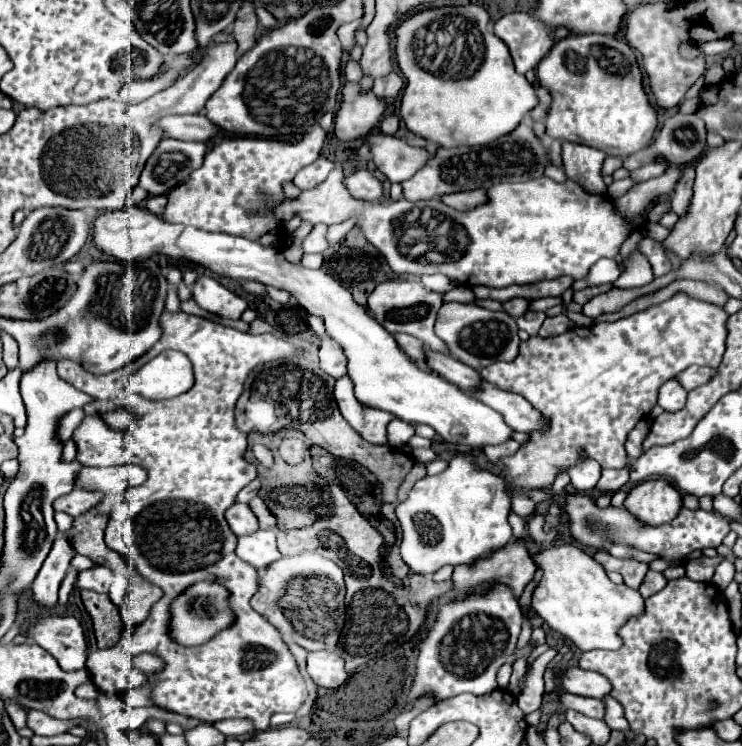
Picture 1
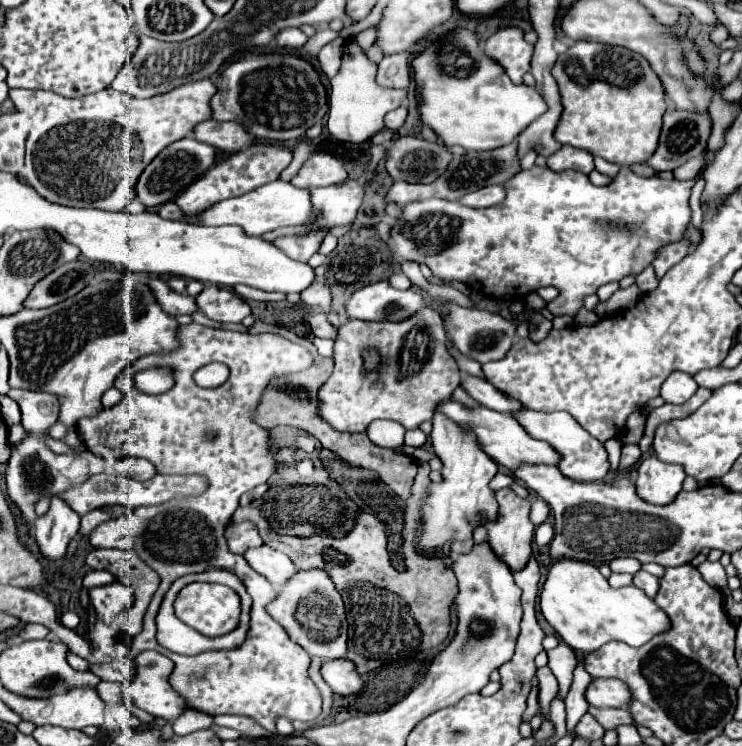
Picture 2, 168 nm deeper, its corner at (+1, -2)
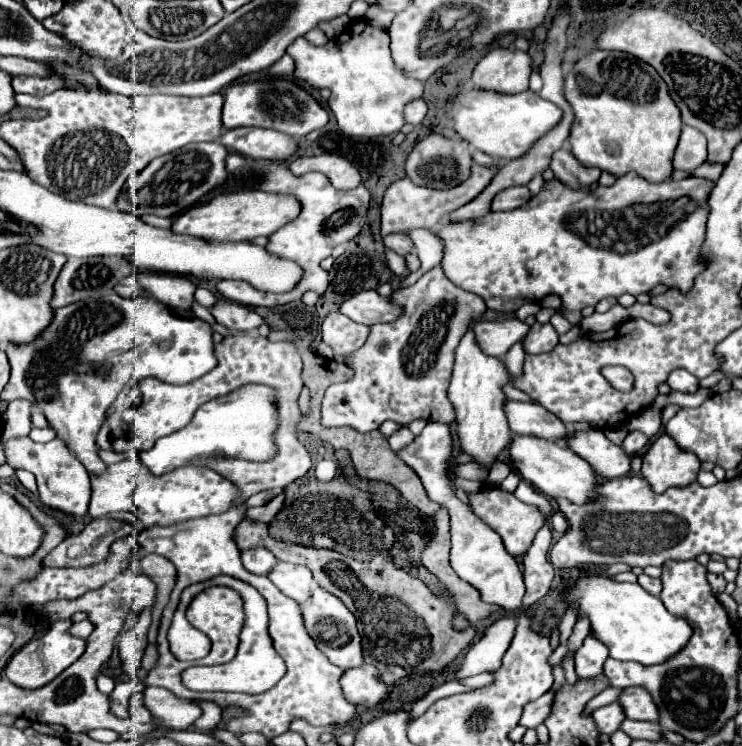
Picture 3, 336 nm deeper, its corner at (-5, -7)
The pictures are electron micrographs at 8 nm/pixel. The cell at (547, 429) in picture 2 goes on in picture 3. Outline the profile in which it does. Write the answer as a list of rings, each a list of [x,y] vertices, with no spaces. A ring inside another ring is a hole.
[[[601,430],[573,432],[567,446],[575,454],[583,456],[603,478],[619,478],[631,470],[631,456],[627,456],[621,446],[607,440]]]

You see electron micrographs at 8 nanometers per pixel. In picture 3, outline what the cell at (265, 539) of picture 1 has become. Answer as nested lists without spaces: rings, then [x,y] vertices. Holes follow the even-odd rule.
[[[279,562],[275,566],[275,572],[271,572],[269,580],[289,598],[293,598],[297,604],[305,604],[311,598],[311,592],[315,588],[311,570],[297,566],[297,564],[283,564]]]

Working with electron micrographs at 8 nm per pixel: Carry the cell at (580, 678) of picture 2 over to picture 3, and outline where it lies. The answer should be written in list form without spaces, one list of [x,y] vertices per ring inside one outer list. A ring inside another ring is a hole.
[[[593,632],[583,640],[583,646],[575,654],[575,670],[579,678],[595,678],[603,672],[603,664],[609,658],[609,650],[599,642]]]

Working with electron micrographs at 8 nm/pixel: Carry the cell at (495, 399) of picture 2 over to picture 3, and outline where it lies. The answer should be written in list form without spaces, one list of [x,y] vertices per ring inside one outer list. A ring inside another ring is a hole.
[[[509,400],[505,404],[505,412],[509,418],[509,426],[515,434],[535,436],[553,442],[561,442],[571,436],[567,426],[555,414],[551,414],[539,404]]]

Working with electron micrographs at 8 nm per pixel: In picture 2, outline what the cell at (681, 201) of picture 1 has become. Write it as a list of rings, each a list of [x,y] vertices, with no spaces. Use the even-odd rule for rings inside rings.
[[[689,223],[687,225],[687,229],[685,229],[685,235],[683,235],[683,239],[687,239],[689,243],[691,243],[691,249],[695,249],[699,243],[701,243],[701,229],[697,229],[697,227],[693,227],[693,223]]]

